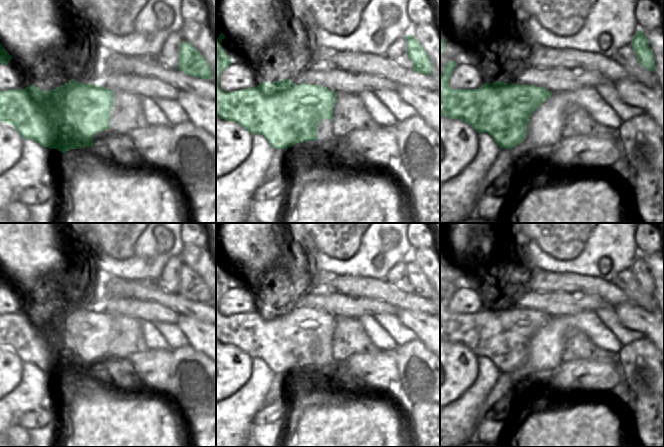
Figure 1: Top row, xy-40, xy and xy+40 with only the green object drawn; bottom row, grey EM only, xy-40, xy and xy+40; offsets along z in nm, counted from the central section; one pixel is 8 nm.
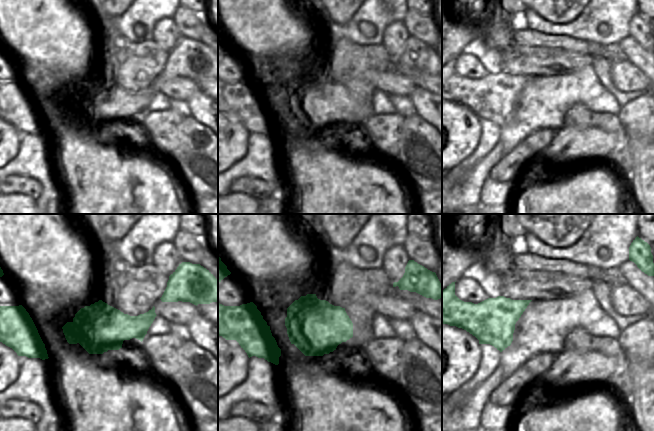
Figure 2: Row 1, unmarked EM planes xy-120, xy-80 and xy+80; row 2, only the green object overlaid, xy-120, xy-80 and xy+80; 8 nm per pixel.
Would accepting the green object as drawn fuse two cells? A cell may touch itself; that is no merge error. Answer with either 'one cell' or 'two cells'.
two cells

